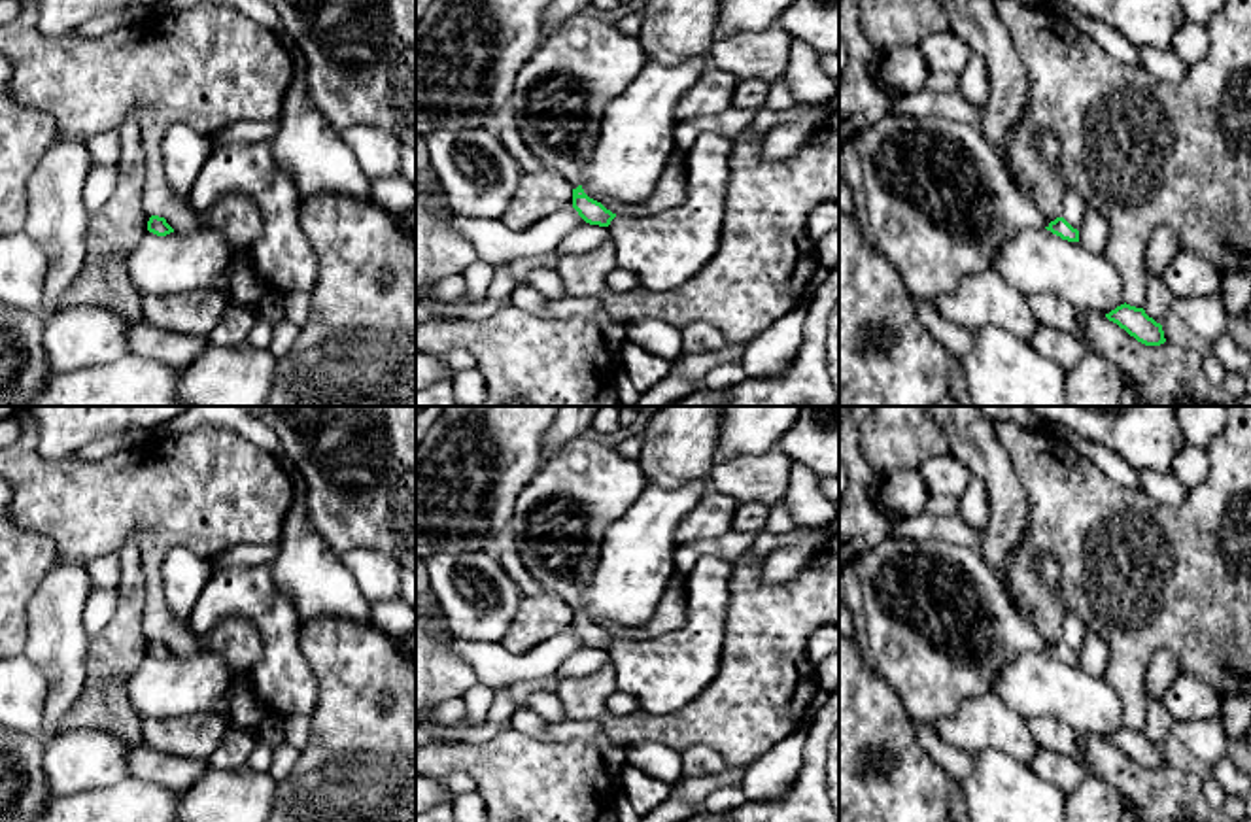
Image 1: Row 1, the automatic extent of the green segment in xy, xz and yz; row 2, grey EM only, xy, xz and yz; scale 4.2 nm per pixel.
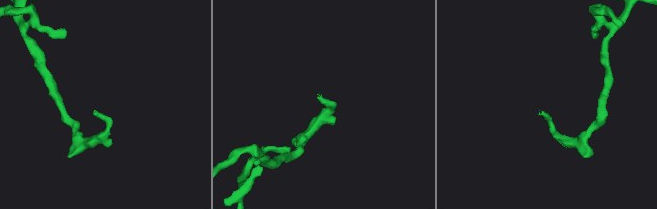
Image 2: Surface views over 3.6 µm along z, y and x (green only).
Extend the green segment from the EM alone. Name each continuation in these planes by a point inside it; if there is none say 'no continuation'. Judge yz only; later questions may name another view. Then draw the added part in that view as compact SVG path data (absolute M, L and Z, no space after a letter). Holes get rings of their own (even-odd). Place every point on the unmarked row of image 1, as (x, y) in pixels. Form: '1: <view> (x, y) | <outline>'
1: yz (942, 626) | M890 537L862 552L852 569L862 588L871 658L911 720L934 726L939 718L954 716L966 699L992 694L1002 669L1011 659L1024 652L1045 652L1051 646L1015 607L1000 573L985 561L979 550L939 539Z

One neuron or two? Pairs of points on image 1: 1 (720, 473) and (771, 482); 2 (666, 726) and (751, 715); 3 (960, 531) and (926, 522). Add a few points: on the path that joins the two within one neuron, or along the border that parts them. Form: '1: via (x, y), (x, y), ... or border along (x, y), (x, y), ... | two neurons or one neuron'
1: via (734, 477), (758, 479) | one neuron
2: via (686, 726), (730, 715) | one neuron
3: via (953, 530), (934, 528) | one neuron

